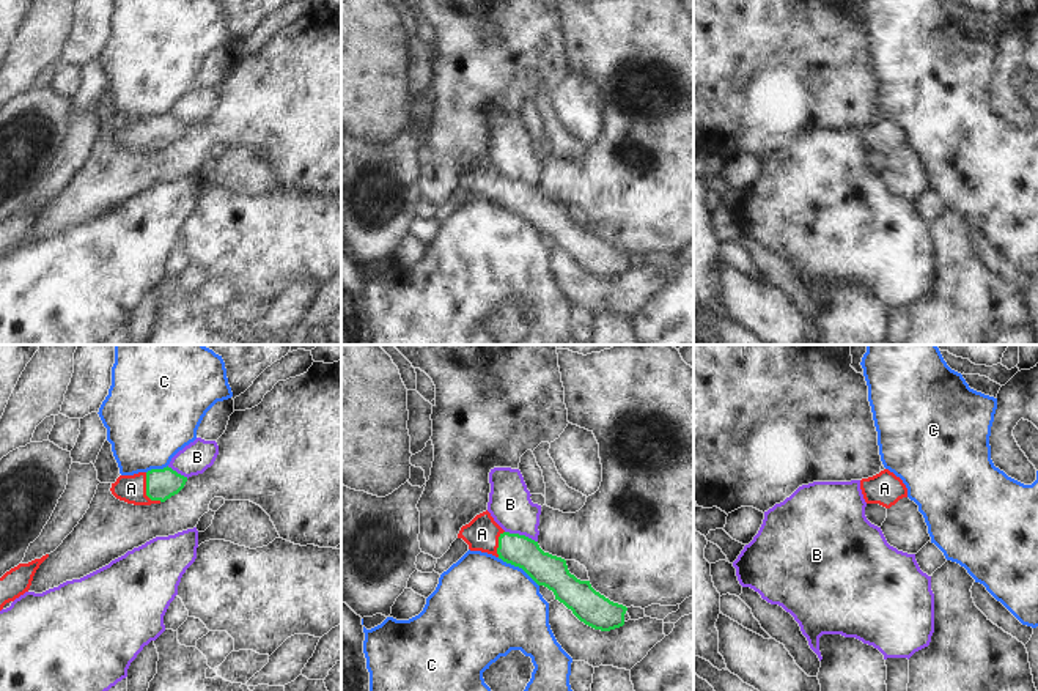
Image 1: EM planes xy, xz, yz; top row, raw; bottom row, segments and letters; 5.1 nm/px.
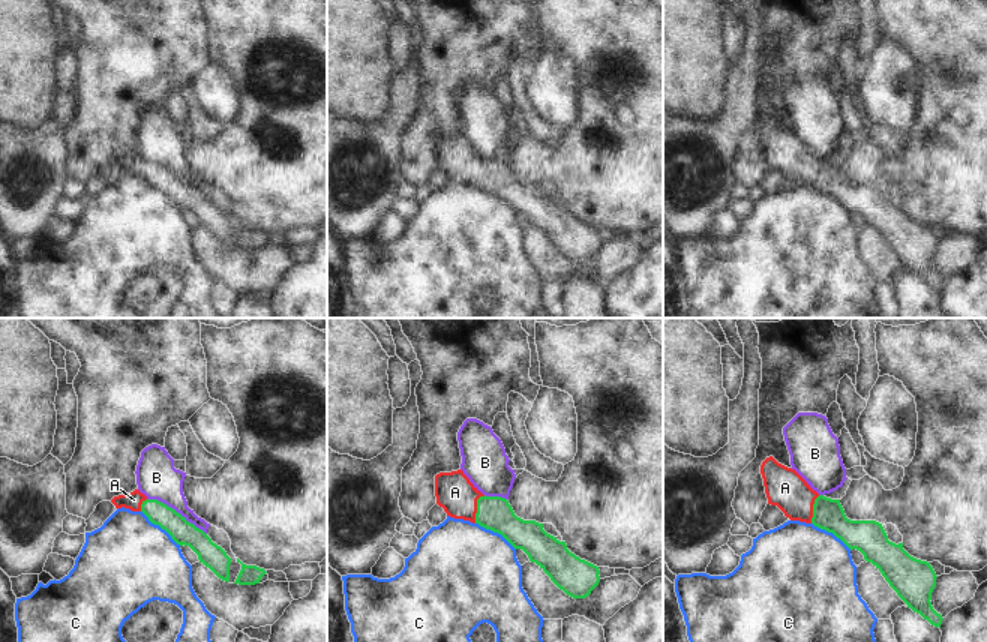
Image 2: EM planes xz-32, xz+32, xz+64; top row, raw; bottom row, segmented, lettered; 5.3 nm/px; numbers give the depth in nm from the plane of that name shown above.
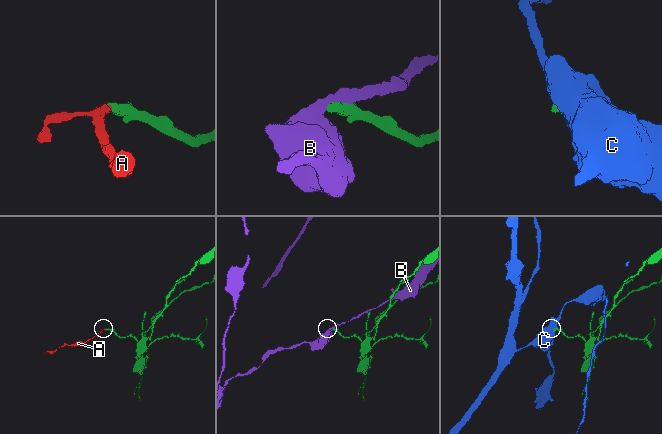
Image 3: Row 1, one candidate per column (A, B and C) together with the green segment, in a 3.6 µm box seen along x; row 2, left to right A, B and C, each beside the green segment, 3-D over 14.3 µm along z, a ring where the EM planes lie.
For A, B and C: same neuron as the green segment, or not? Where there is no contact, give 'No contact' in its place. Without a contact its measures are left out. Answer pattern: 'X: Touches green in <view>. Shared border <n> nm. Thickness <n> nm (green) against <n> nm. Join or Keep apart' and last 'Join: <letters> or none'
A: Touches green in xy. Shared border 170 nm. Thickness 160 nm (green) against 140 nm. Join
B: Touches green in xz. Shared border 180 nm. Thickness 170 nm (green) against 220 nm. Keep apart
C: Touches green in xz. Shared border 260 nm. Thickness 170 nm (green) against 480 nm. Keep apart
Join: A.

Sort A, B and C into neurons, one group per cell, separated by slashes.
A / B / C

